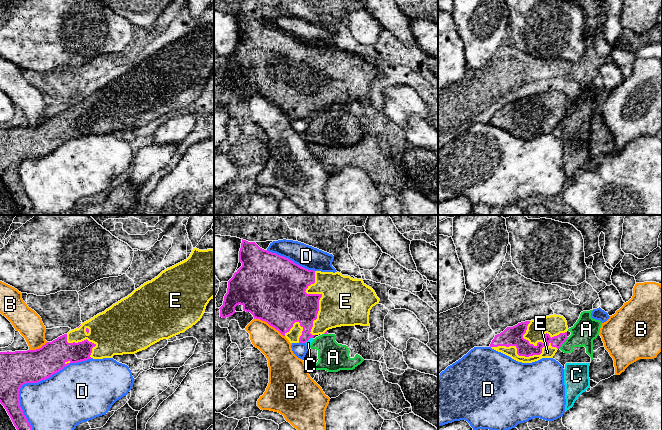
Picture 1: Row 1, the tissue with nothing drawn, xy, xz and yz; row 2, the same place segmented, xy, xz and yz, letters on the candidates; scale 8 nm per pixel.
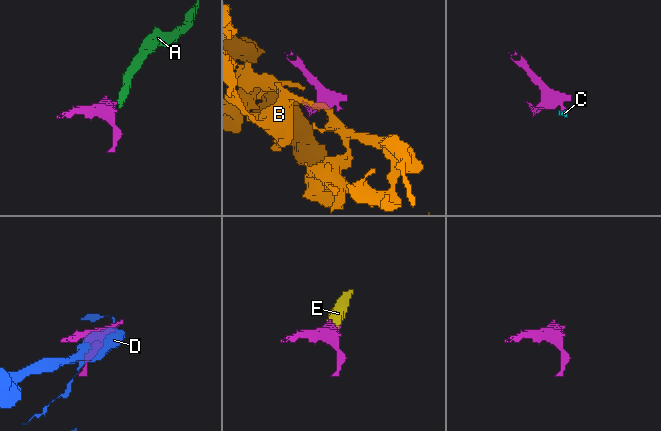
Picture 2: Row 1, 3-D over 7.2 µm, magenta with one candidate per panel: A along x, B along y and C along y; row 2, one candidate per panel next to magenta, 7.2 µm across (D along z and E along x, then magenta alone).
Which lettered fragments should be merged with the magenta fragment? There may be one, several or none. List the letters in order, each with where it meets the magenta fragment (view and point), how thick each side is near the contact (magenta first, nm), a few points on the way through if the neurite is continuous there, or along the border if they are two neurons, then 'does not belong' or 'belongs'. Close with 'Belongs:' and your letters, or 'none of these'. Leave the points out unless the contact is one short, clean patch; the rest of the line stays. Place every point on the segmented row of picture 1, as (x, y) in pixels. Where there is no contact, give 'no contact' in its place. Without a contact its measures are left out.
A: yz (563, 342) | 90/200 nm | along yz (567, 337), (559, 348) | does not belong
B: xz (269, 324) | 460/220 nm | along xz (254, 318), (266, 321), (284, 336) | does not belong
C: xz (308, 339) | 220/50 nm | along xz (312, 337), (305, 342) | does not belong
D: xy (34, 382) | 280/440 nm | does not belong
E: xz (321, 296) | 300/380 nm | belongs
Belongs: E

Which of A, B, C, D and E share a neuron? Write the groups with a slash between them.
A C / B / D / E

